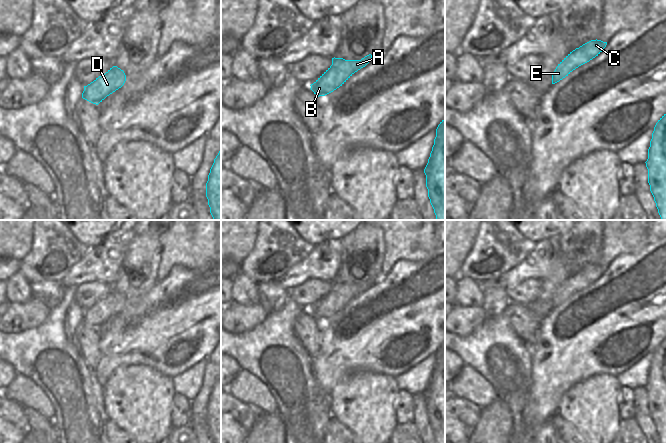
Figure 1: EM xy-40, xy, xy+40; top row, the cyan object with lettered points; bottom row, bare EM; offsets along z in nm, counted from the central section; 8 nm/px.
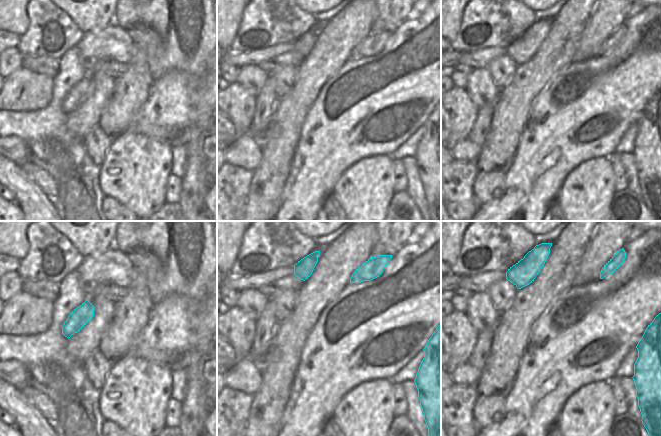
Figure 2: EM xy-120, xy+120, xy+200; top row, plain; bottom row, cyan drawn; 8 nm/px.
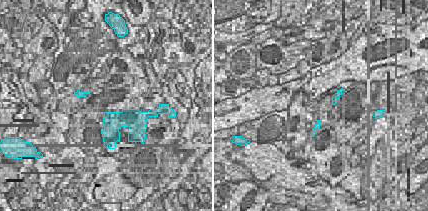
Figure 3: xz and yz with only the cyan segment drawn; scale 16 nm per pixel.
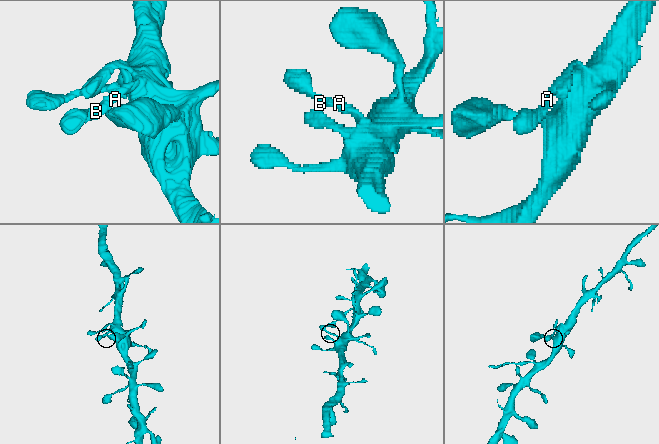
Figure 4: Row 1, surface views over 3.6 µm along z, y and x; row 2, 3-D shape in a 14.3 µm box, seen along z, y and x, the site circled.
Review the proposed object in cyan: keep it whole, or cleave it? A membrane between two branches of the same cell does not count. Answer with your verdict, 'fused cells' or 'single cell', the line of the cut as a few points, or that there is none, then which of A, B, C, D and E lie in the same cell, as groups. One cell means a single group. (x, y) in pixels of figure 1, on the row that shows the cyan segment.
single cell; cut none; groups A B C D E

